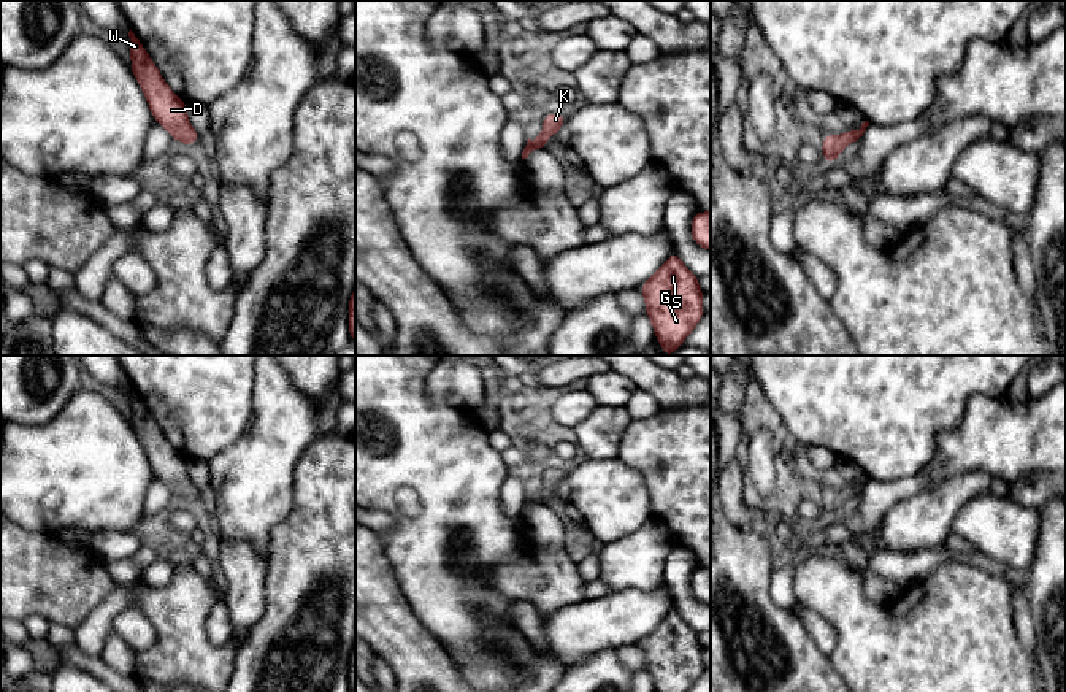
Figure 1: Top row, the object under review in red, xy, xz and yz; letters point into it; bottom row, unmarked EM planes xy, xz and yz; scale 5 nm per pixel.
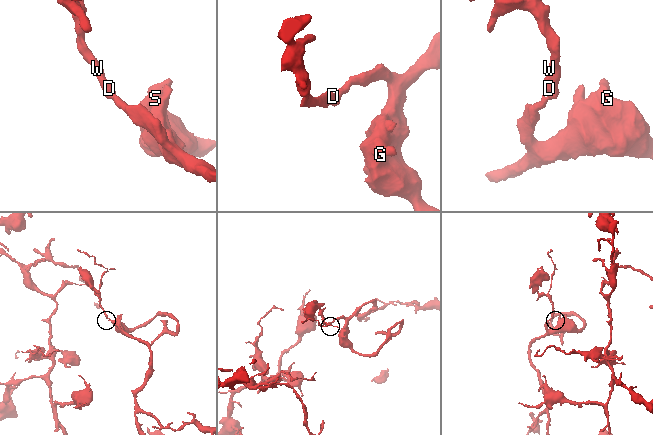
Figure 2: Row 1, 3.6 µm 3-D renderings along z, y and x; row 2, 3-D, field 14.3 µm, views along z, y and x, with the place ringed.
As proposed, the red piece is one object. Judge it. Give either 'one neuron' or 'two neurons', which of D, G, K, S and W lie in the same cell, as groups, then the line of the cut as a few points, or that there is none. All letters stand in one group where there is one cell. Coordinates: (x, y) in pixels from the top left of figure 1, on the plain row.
one neuron; D G K S W; no cut

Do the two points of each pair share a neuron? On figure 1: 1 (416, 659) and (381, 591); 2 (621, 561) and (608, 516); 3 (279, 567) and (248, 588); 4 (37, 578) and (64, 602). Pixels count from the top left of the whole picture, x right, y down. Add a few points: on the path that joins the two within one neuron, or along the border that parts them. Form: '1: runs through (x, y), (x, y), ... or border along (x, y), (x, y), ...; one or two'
1: runs through (403, 642), (381, 616), (381, 608); one
2: border along (648, 522), (603, 545); two
3: border along (267, 559), (265, 608), (262, 611); two
4: runs through (43, 581), (57, 595); one

